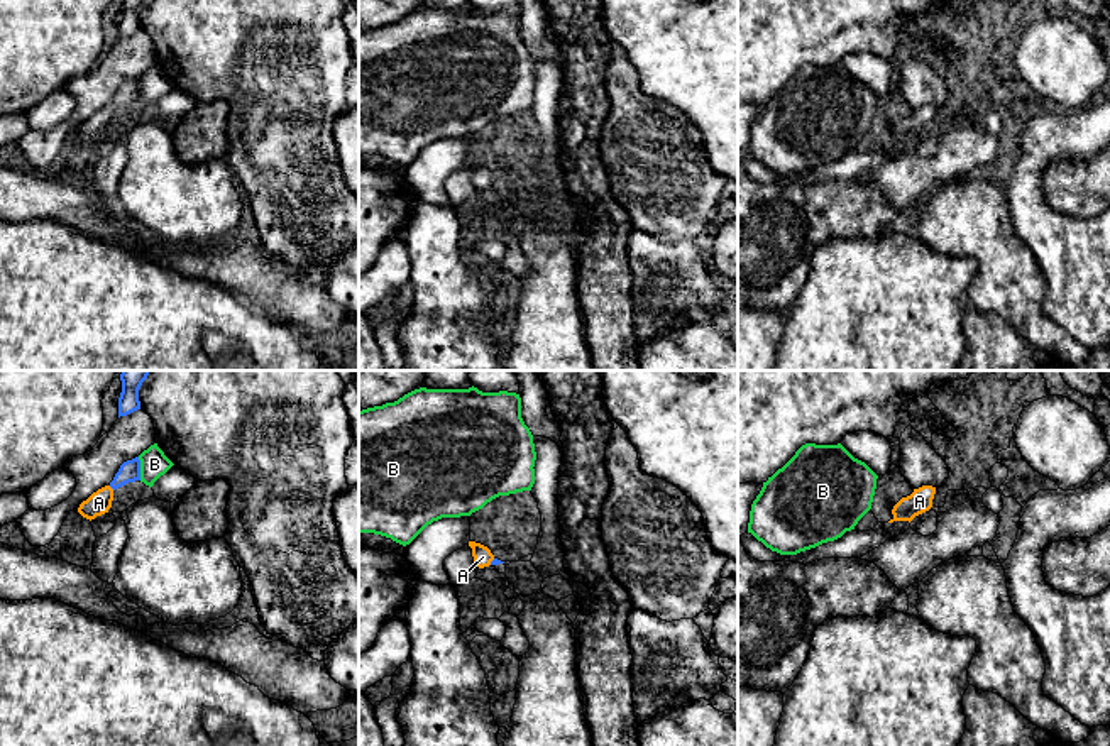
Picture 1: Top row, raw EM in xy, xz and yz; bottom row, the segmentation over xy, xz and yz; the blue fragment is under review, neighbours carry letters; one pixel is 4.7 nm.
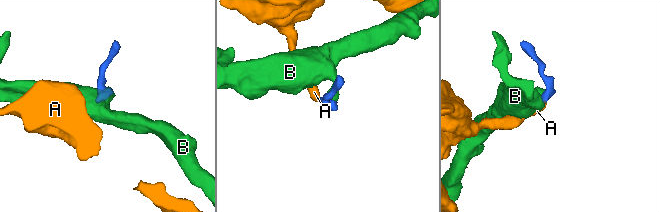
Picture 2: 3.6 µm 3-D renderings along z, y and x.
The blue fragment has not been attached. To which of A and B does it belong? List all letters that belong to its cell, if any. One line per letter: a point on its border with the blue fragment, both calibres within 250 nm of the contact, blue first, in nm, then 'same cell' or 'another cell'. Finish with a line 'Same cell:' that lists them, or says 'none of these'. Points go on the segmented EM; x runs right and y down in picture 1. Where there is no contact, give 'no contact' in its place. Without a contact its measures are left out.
A: xy (112, 488) | 100/110 nm | same cell
B: xy (139, 469) | 100/130 nm | another cell
Same cell: A

